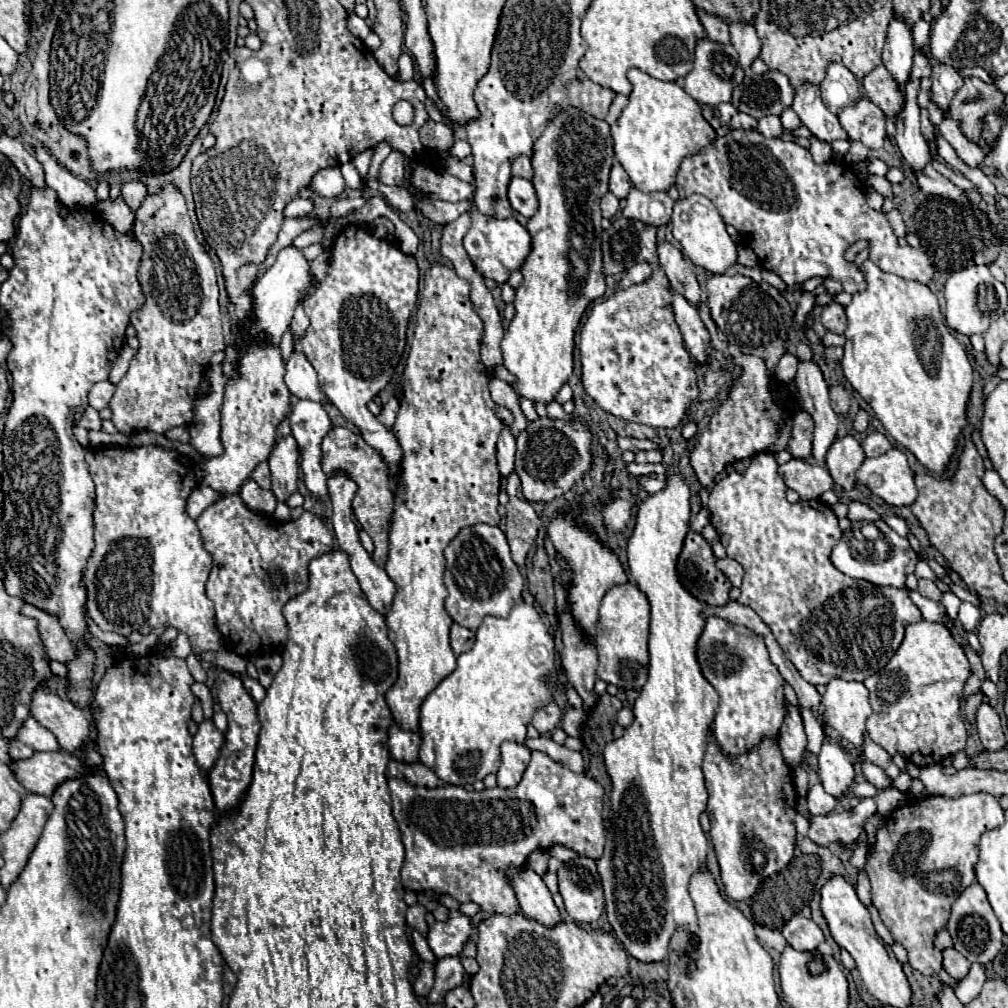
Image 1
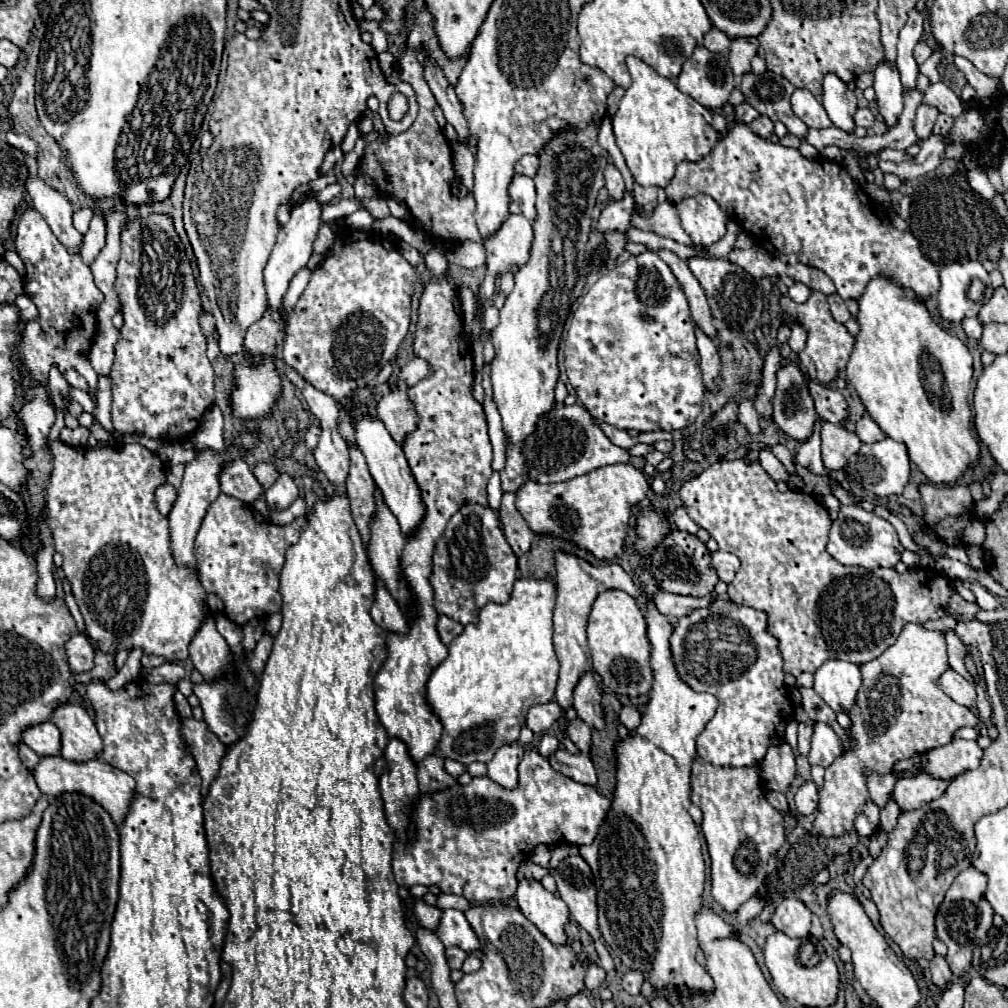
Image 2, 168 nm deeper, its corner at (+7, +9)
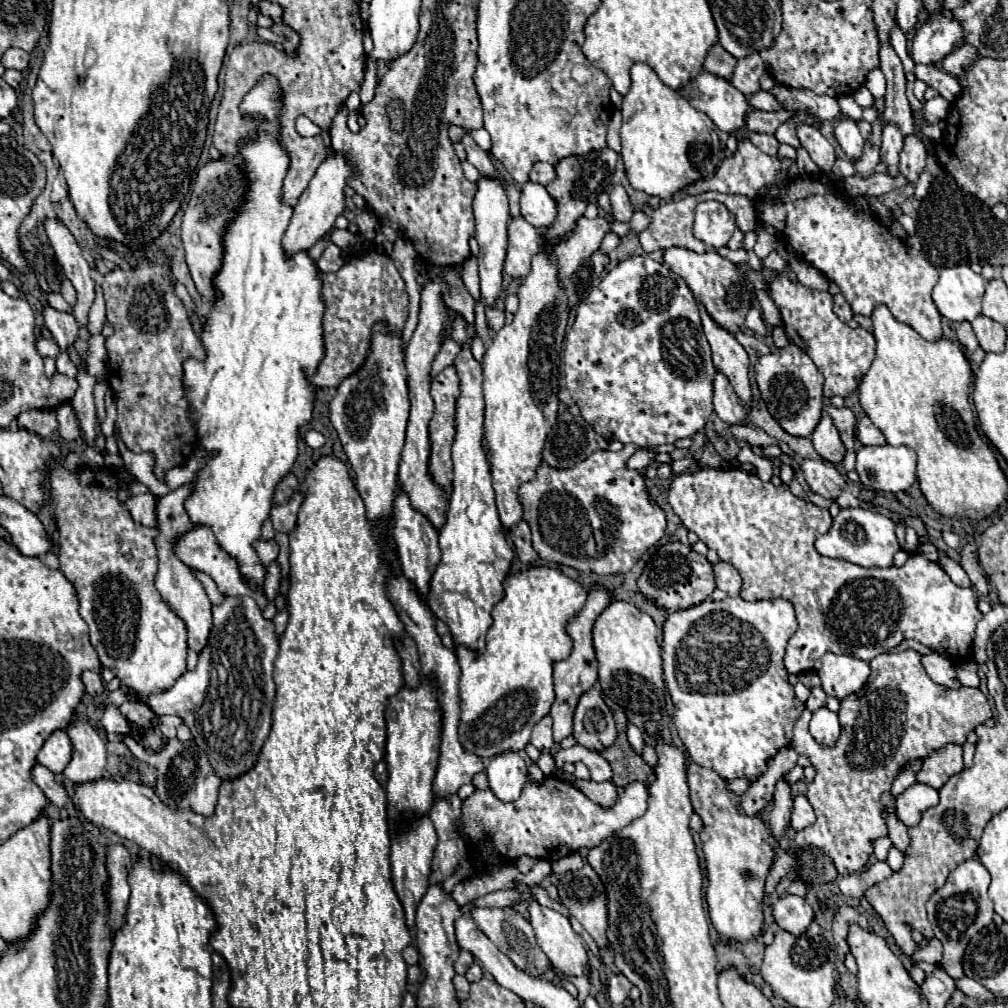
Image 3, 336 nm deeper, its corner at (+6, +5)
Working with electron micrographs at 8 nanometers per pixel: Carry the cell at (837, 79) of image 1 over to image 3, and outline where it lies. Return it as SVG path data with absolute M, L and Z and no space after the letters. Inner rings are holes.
M842 118L836 124L836 140L840 144L840 148L844 150L844 154L852 160L858 162L862 158L862 150L864 150L864 138L858 132L858 126L854 120L850 118Z

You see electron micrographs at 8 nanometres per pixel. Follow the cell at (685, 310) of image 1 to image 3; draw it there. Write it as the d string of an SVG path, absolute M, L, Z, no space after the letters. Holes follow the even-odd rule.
M718 372L714 380L714 410L722 422L728 426L734 424L750 424L746 408L740 404L740 398L732 392L732 386L728 384L728 378Z

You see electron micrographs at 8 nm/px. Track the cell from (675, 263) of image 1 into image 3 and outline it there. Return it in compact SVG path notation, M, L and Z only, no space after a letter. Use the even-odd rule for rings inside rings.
M700 308L704 334L712 348L712 360L714 366L728 378L732 390L742 400L746 408L750 408L752 402L752 390L750 390L750 378L748 378L748 354L742 348L742 344L726 330L722 330L710 316Z

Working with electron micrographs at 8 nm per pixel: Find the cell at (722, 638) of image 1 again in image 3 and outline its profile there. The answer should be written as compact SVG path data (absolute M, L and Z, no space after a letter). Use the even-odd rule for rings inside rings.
M708 598L698 606L692 606L688 610L680 610L674 614L668 614L666 622L664 622L664 642L662 642L662 658L664 658L664 682L668 686L668 692L672 696L672 702L676 706L674 712L674 724L678 730L678 736L682 738L686 752L690 756L692 762L710 768L714 772L718 772L722 778L732 780L732 778L748 778L748 780L756 780L766 772L766 764L768 760L784 746L790 746L792 742L792 726L796 724L796 720L800 718L804 704L796 698L794 694L794 686L788 682L788 672L784 668L784 652L786 652L786 644L790 640L790 636L796 632L798 622L794 616L794 606L786 600L786 598L772 598L772 600L756 600L756 602L748 602L742 598L724 598L720 602Z

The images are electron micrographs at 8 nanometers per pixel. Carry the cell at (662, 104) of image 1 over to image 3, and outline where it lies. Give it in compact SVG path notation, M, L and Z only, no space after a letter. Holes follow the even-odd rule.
M648 64L632 66L632 88L622 102L622 150L626 176L632 188L664 200L686 186L712 178L722 162L722 144L712 120L690 106L676 90L668 88Z

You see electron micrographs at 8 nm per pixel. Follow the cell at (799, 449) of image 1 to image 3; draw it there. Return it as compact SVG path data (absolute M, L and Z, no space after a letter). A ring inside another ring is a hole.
M788 344L776 352L762 356L756 362L756 382L768 412L778 420L778 424L792 436L810 436L820 422L824 394L824 376L818 372L810 356L796 344Z

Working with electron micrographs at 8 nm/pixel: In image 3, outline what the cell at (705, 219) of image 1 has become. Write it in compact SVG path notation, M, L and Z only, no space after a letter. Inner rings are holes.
M702 202L696 206L694 236L710 248L722 248L728 244L736 230L734 214L720 202Z

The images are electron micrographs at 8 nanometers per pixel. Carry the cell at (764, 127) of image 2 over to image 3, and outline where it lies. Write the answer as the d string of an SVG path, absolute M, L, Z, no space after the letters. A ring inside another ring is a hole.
M752 132L750 134L750 142L756 146L756 148L760 148L764 154L768 154L768 156L776 156L778 154L778 140L774 138L774 136L764 136L764 134L756 134L756 132Z

